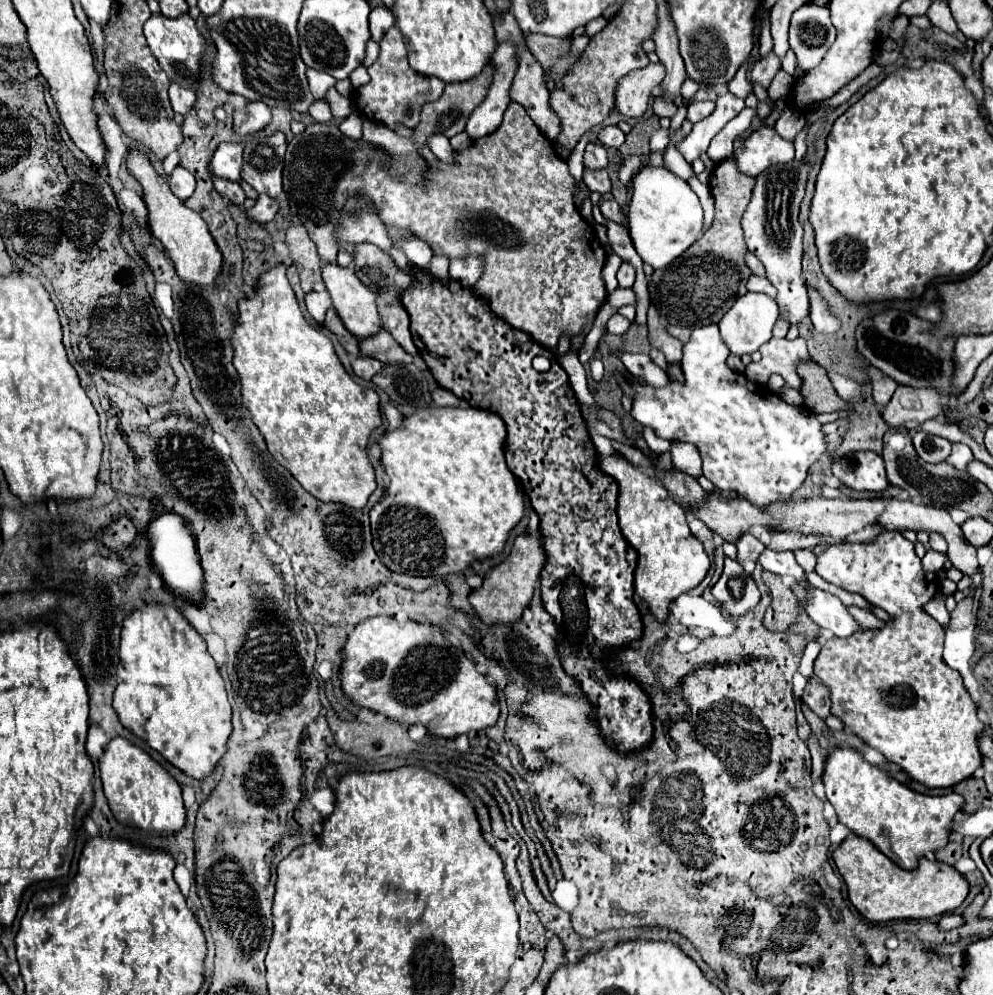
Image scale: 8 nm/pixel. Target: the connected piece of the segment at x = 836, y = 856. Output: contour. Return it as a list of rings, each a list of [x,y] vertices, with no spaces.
[[[849,834],[833,852],[833,860],[847,884],[851,904],[869,922],[887,920],[931,920],[945,912],[953,912],[969,894],[969,882],[955,866],[939,860],[921,858],[915,870],[903,870],[867,840]]]

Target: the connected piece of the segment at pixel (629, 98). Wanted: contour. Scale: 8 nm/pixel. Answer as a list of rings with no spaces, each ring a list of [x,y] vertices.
[[[657,62],[641,70],[629,72],[625,78],[621,78],[615,92],[615,106],[619,108],[619,112],[627,118],[643,116],[649,104],[651,90],[661,84],[663,76],[665,76],[665,66]]]

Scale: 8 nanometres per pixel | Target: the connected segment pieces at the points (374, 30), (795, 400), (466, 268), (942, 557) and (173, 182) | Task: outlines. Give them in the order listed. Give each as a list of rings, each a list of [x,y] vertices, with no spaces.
[[[377,6],[371,10],[369,14],[369,28],[371,28],[371,38],[375,42],[381,42],[381,38],[385,36],[385,32],[395,24],[393,14],[389,12],[389,8],[385,6]]]
[[[783,386],[781,392],[779,392],[779,396],[785,398],[785,402],[789,402],[789,404],[797,404],[797,406],[803,404],[801,392],[799,392],[799,390],[793,390],[793,388],[789,388],[789,386]]]
[[[475,256],[453,260],[449,266],[449,278],[459,282],[463,288],[471,288],[481,276],[481,262]]]
[[[930,549],[921,559],[921,562],[923,564],[923,568],[925,568],[927,572],[938,572],[939,570],[942,569],[947,559],[948,559],[947,554],[938,553]]]
[[[177,166],[177,168],[173,170],[173,174],[169,176],[169,186],[171,186],[173,194],[175,194],[179,200],[185,202],[185,200],[193,194],[193,190],[195,190],[195,178],[193,178],[193,174],[191,174],[189,170]]]

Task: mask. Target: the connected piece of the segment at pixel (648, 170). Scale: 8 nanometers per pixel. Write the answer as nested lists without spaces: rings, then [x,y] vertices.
[[[643,166],[633,178],[633,200],[627,214],[629,234],[637,254],[653,268],[665,268],[681,256],[703,232],[703,210],[689,184],[663,166]]]

